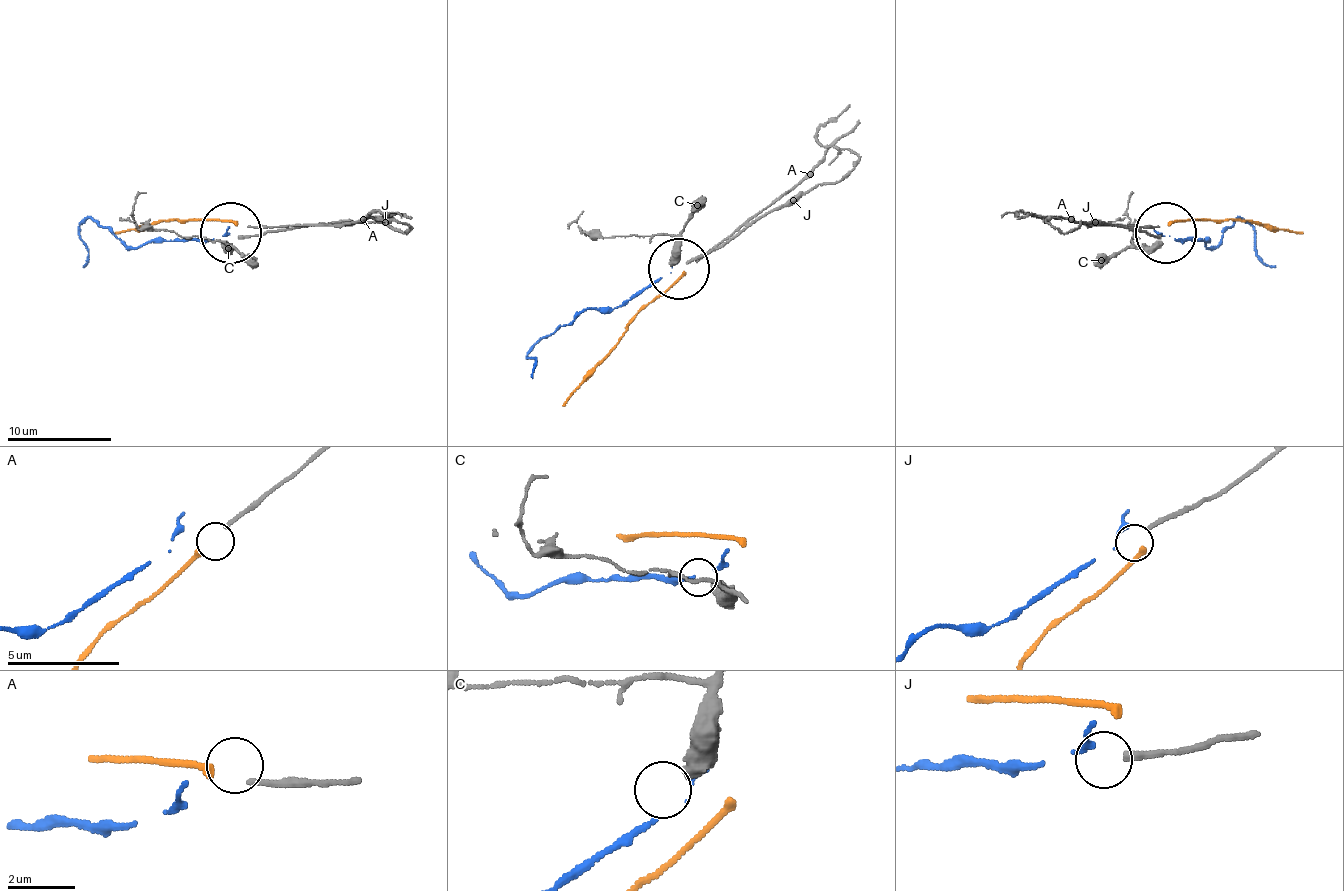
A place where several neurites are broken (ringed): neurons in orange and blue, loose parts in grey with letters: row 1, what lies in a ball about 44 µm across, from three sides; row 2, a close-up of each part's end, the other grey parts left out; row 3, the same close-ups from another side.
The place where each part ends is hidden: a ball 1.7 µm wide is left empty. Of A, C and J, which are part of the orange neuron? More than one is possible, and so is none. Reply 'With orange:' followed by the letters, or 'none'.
With orange: A

